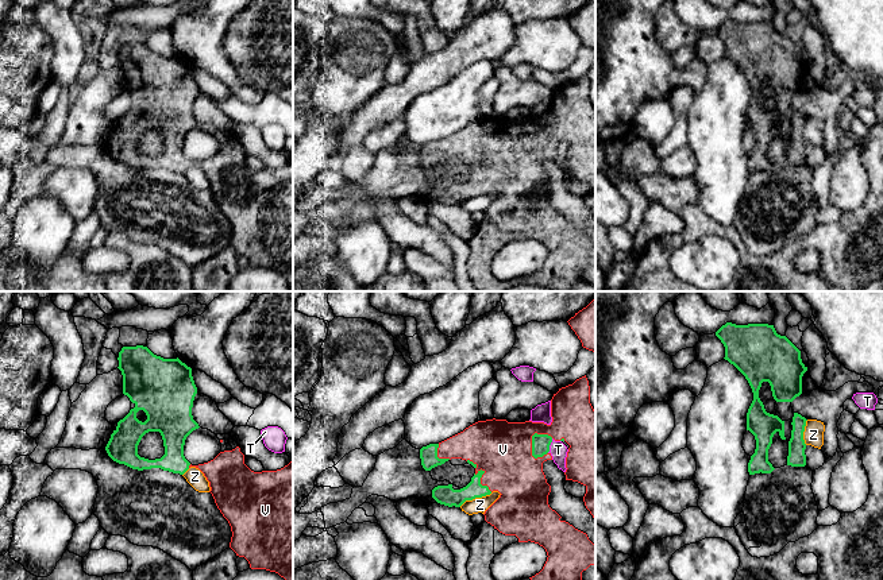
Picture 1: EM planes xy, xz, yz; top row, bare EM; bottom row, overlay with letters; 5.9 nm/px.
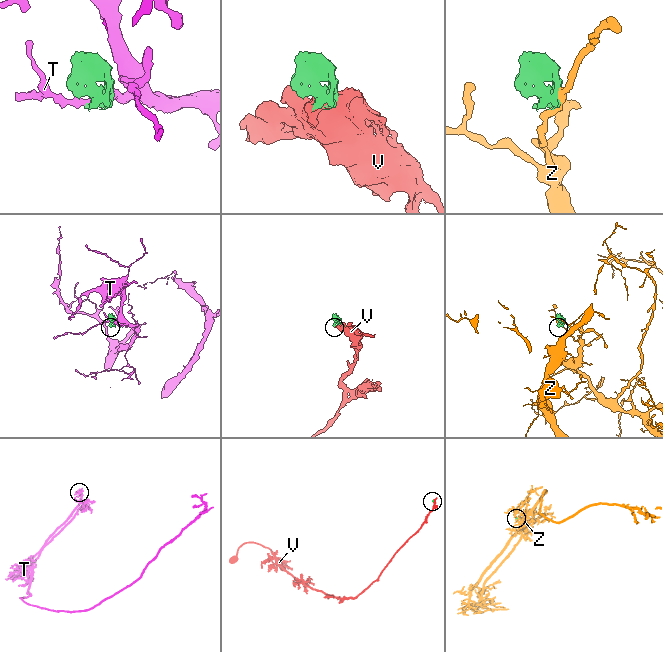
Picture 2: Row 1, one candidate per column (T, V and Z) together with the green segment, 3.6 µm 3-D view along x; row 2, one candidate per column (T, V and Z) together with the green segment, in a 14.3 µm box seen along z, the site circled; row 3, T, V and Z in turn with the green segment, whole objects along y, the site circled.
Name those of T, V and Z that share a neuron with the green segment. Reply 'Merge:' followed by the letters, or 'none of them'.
Merge: V

